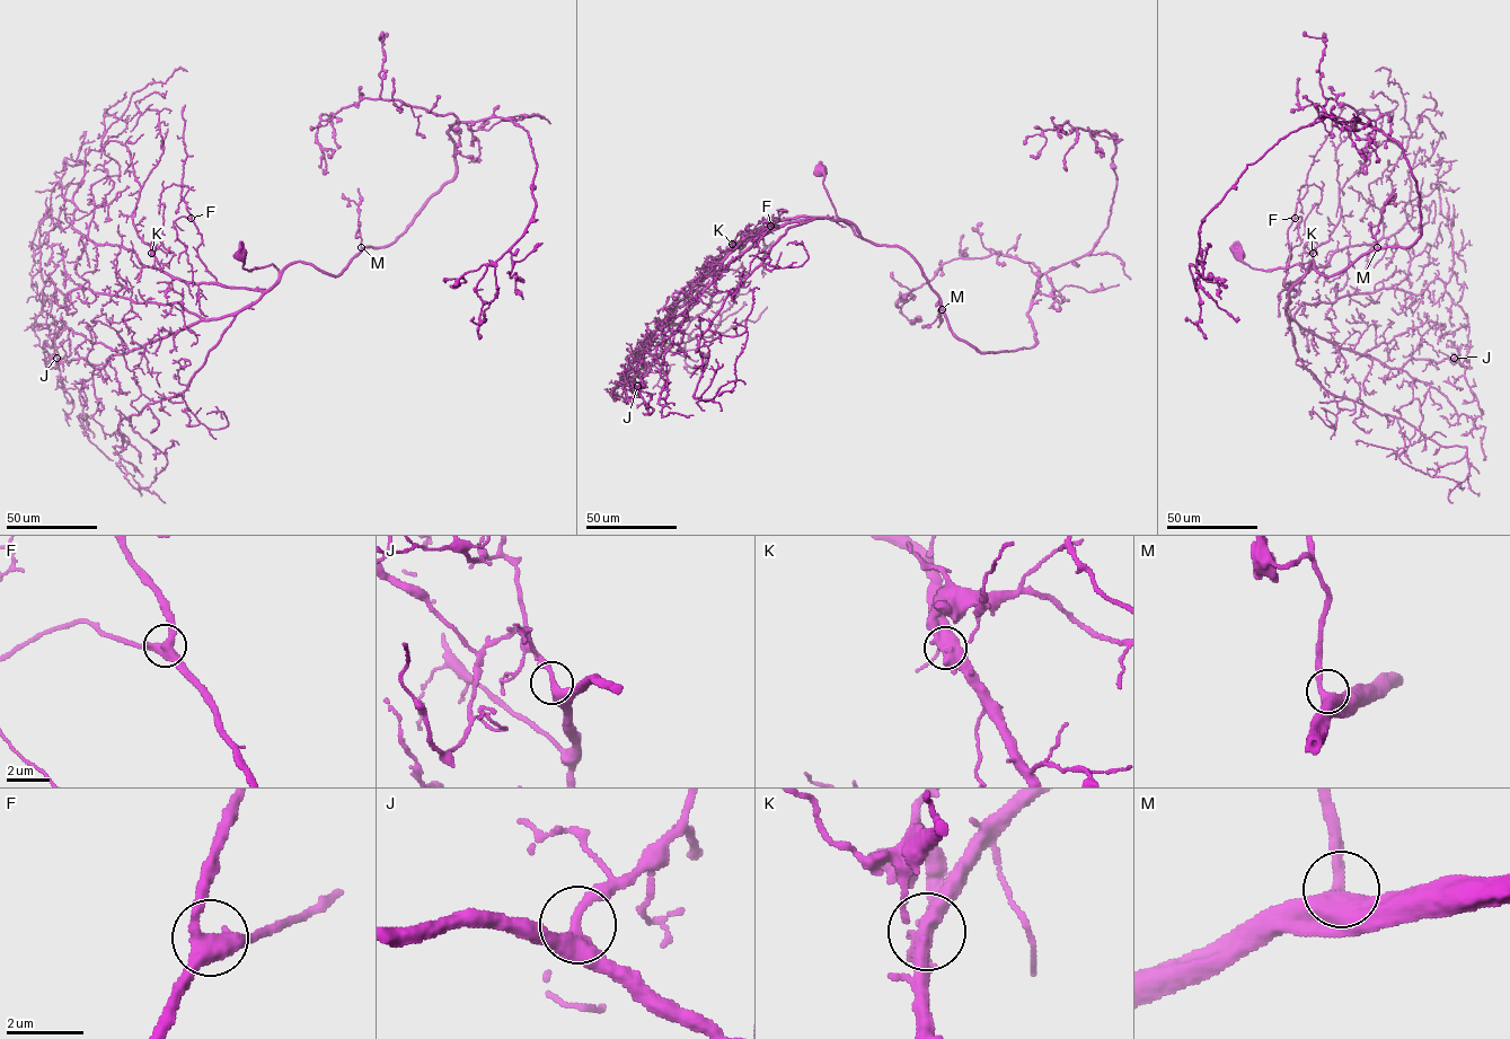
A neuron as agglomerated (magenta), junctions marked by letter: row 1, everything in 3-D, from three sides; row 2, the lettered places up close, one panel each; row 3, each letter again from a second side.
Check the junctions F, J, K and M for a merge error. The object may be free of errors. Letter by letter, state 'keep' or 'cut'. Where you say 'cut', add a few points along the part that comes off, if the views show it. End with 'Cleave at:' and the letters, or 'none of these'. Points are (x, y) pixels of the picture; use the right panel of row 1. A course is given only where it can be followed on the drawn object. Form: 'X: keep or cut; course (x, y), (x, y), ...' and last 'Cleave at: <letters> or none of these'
F: keep
J: keep
K: cut; course (1313, 253), (1313, 248), (1315, 251), (1303, 253), (1303, 269)
M: keep
Cleave at: K

